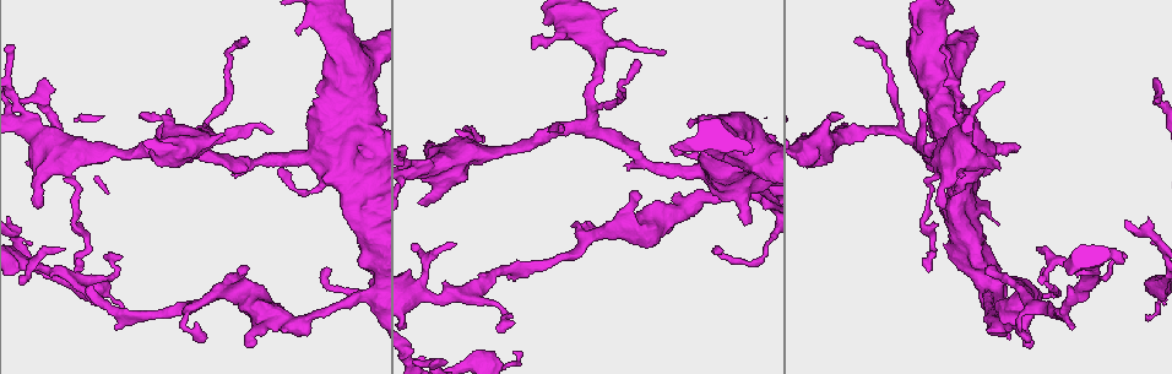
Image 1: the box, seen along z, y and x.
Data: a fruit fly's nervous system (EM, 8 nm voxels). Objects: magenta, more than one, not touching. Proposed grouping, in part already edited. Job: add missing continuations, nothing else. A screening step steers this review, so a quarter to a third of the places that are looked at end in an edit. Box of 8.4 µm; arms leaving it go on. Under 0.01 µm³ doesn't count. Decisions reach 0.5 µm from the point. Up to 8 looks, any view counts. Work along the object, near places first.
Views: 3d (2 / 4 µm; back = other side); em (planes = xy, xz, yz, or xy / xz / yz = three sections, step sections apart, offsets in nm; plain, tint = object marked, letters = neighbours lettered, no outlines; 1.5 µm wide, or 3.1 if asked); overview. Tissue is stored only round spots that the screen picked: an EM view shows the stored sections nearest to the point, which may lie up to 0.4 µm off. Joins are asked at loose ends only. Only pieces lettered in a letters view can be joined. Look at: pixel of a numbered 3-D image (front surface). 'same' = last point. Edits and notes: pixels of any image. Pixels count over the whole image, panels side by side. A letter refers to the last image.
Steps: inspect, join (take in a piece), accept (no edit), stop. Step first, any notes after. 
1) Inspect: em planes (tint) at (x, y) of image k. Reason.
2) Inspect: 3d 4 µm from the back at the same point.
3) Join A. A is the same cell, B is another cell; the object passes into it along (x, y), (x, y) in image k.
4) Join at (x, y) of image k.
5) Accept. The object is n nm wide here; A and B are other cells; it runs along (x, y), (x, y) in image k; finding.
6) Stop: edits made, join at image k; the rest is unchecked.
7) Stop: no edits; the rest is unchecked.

Inspect: 3d 2 µm at (521, 354) of image 1. Tapers out.

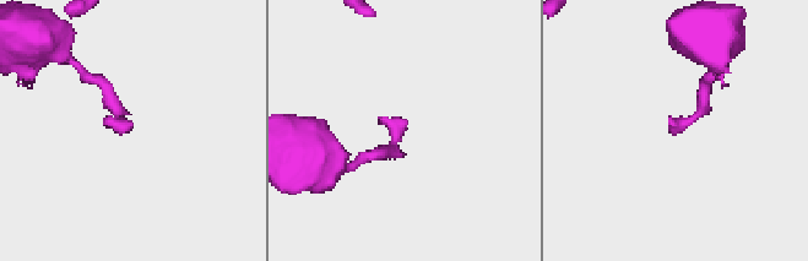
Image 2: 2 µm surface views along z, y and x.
Inspect: em planes (letters) at (402, 120) of image 2. Now the EM.

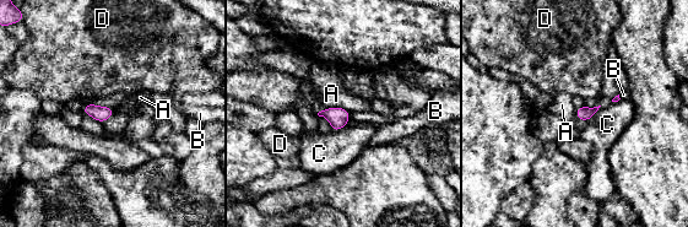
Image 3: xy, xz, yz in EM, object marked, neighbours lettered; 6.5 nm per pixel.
Accept. The longest contact is with A, 160 nm; A, B, C and D are other cells; a border runs along (326, 107), (342, 107), (348, 112) in image 3; no lettered piece goes on from it.

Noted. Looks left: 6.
Inspect: em planes (letters) at (744, 225) of image 1. An open end.

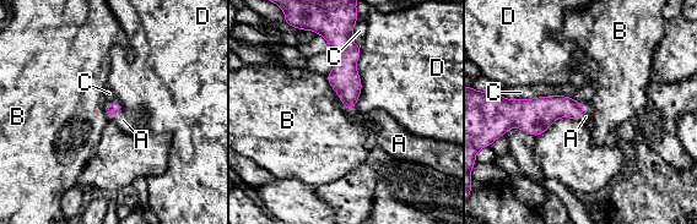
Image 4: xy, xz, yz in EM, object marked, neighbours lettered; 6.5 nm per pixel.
Join A. The longest contact is with C, 550 nm; A is the same cell, B, C and D are other cells; the object passes into it along (113, 108), (115, 113), (123, 120) in image 4; it goes on there.

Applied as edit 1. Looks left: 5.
Inspect: overview. See it whole again.

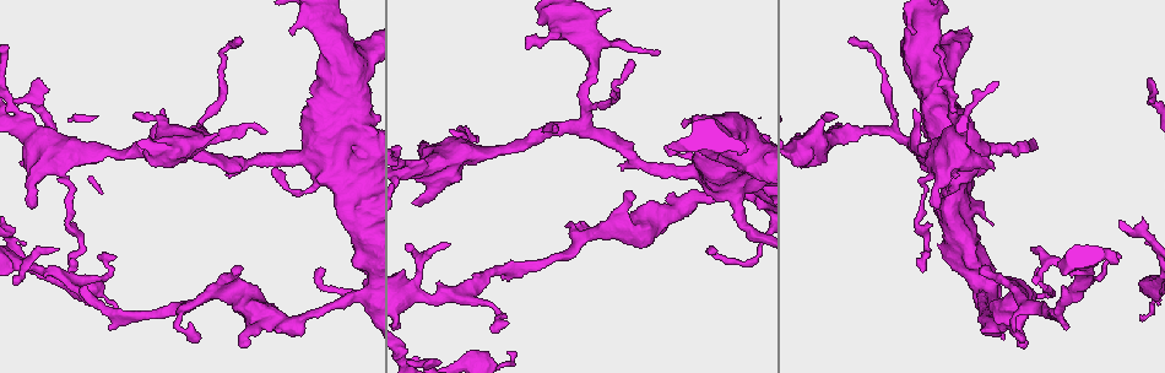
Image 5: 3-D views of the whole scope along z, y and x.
Inspect: em planes (letters) at (266, 131) of image 5. Free end.

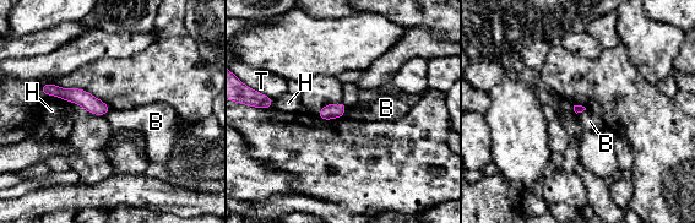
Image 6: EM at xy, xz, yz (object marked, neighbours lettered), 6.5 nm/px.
Accept. The longest contact is with T, 110 nm; B, H and T are other cells; a border runs along (347, 107), (342, 115) in image 6; no lettered piece goes on from it.

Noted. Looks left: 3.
Stop: edits made, join at image 4; the rest is unchecked.

